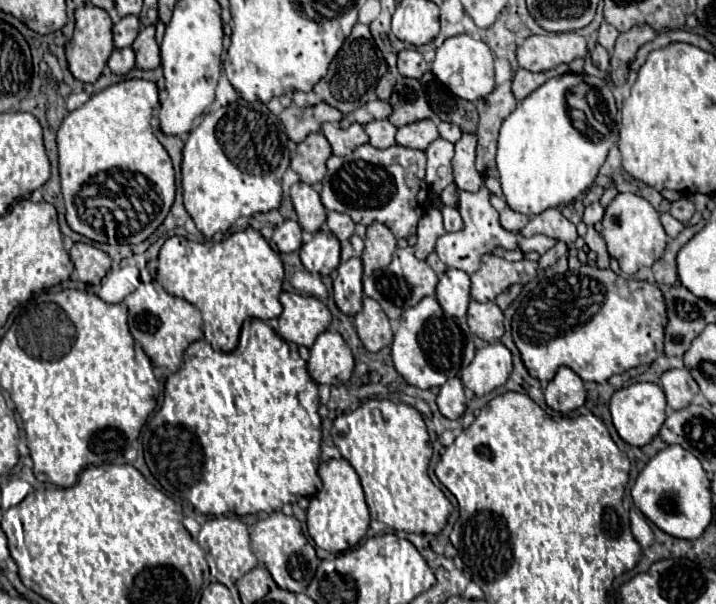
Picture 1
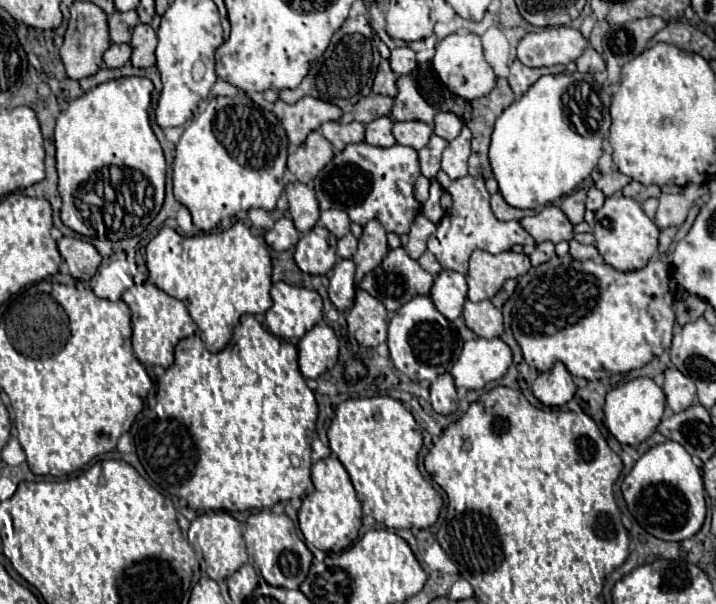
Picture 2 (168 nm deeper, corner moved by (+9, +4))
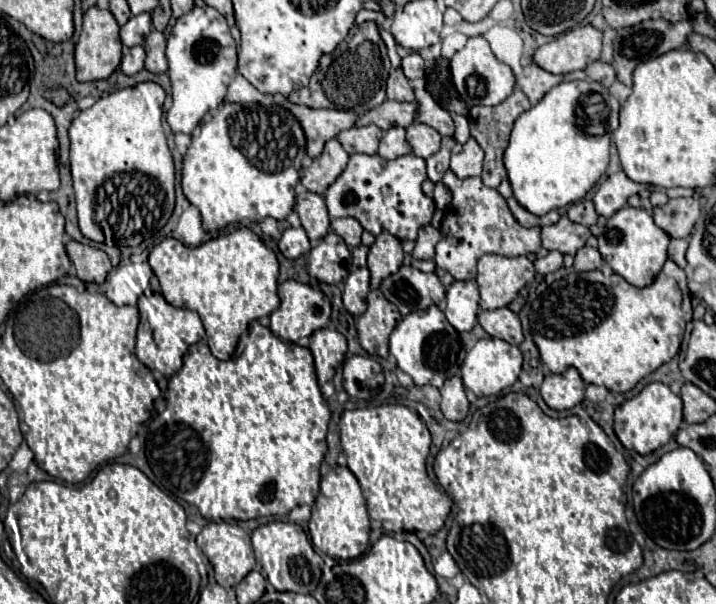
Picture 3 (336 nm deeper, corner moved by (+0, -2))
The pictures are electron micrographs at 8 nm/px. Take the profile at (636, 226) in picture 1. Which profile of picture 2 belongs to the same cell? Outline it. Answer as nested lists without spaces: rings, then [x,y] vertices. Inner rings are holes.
[[[611,195],[605,199],[603,207],[595,211],[595,247],[603,255],[605,263],[619,271],[635,271],[647,265],[647,261],[657,253],[657,225],[643,213],[641,205],[625,195]]]

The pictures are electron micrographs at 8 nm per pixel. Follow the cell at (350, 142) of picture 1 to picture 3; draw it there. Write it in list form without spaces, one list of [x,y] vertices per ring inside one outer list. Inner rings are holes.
[[[366,125],[366,127],[352,127],[342,131],[336,137],[346,153],[364,153],[364,155],[376,155],[378,153],[378,143],[382,139],[382,129],[376,125]]]

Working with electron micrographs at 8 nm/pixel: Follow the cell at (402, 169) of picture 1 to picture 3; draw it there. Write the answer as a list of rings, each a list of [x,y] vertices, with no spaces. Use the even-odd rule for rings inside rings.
[[[352,155],[348,161],[348,167],[342,171],[342,175],[328,187],[324,199],[326,199],[326,207],[328,207],[328,215],[330,219],[336,217],[356,217],[362,227],[374,235],[380,235],[382,231],[392,233],[396,239],[406,241],[406,239],[416,239],[416,233],[422,225],[428,225],[434,213],[434,201],[428,199],[422,193],[422,181],[426,179],[426,161],[422,157],[416,155],[402,155],[398,159],[382,159],[380,155]]]

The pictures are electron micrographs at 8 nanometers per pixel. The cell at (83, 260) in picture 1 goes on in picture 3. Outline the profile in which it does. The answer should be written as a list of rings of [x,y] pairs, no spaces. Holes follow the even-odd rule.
[[[70,241],[66,245],[66,251],[82,281],[104,283],[108,271],[112,269],[112,263],[104,251],[90,245],[82,245],[78,241]]]

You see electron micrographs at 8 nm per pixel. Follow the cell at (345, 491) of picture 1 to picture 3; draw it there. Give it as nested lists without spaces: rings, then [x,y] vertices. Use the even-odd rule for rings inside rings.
[[[334,467],[326,477],[322,477],[320,493],[316,497],[316,503],[312,505],[308,529],[312,545],[334,559],[356,559],[368,549],[370,519],[366,511],[366,501],[358,479],[348,467]]]

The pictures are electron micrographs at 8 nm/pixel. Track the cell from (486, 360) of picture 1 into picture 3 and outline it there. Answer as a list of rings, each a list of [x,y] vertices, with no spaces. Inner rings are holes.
[[[486,337],[478,339],[478,343],[468,351],[464,363],[462,363],[462,381],[464,387],[470,389],[476,397],[486,397],[486,395],[498,395],[502,389],[510,387],[522,369],[522,353],[516,345],[510,345],[502,339]]]

